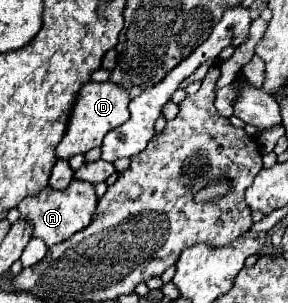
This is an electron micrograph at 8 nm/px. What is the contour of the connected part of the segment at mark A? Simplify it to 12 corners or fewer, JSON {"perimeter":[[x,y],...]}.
{"perimeter":[[72,178],[18,206],[50,248],[92,220],[94,186]]}

